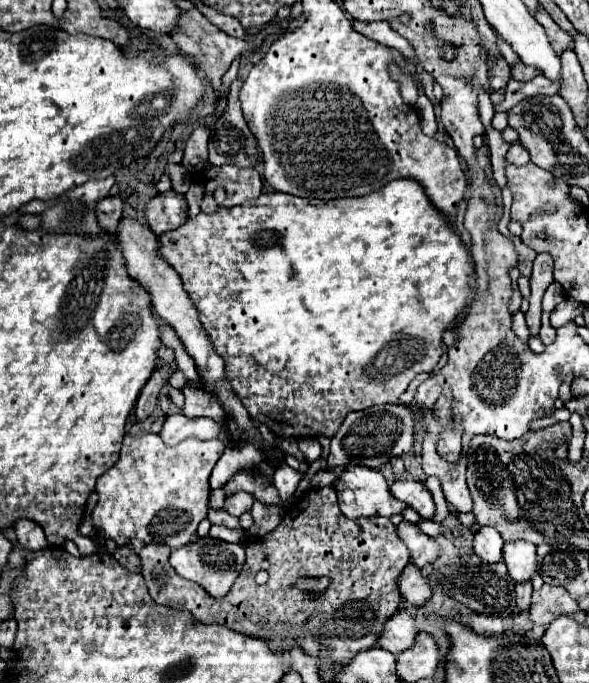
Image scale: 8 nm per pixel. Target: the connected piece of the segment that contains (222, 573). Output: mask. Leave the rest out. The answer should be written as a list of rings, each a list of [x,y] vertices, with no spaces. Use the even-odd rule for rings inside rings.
[[[209,536],[199,538],[191,544],[185,544],[179,550],[171,552],[171,566],[177,570],[177,574],[187,580],[197,582],[213,598],[223,598],[231,590],[243,564],[245,564],[245,548],[241,544],[229,544],[223,540],[209,538]]]

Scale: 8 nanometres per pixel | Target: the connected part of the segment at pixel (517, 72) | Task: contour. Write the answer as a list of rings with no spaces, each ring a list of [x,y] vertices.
[[[521,62],[515,64],[515,66],[511,66],[511,78],[513,78],[513,80],[519,80],[519,82],[527,82],[527,80],[539,76],[539,74],[541,74],[541,70],[531,68],[531,66],[525,66],[525,64],[521,64]]]

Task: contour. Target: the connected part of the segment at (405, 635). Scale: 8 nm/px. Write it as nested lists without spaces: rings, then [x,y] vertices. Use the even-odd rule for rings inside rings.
[[[397,612],[389,622],[385,622],[385,630],[381,632],[381,638],[377,640],[377,646],[383,650],[389,650],[391,654],[399,654],[413,646],[417,636],[417,624],[415,618],[409,612]]]

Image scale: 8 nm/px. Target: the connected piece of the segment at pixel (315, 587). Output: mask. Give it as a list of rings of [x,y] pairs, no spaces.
[[[305,578],[305,580],[301,580],[299,584],[297,584],[301,590],[305,590],[305,592],[321,592],[321,590],[325,590],[327,586],[329,586],[329,578],[319,578],[319,580],[315,580],[315,578]]]

